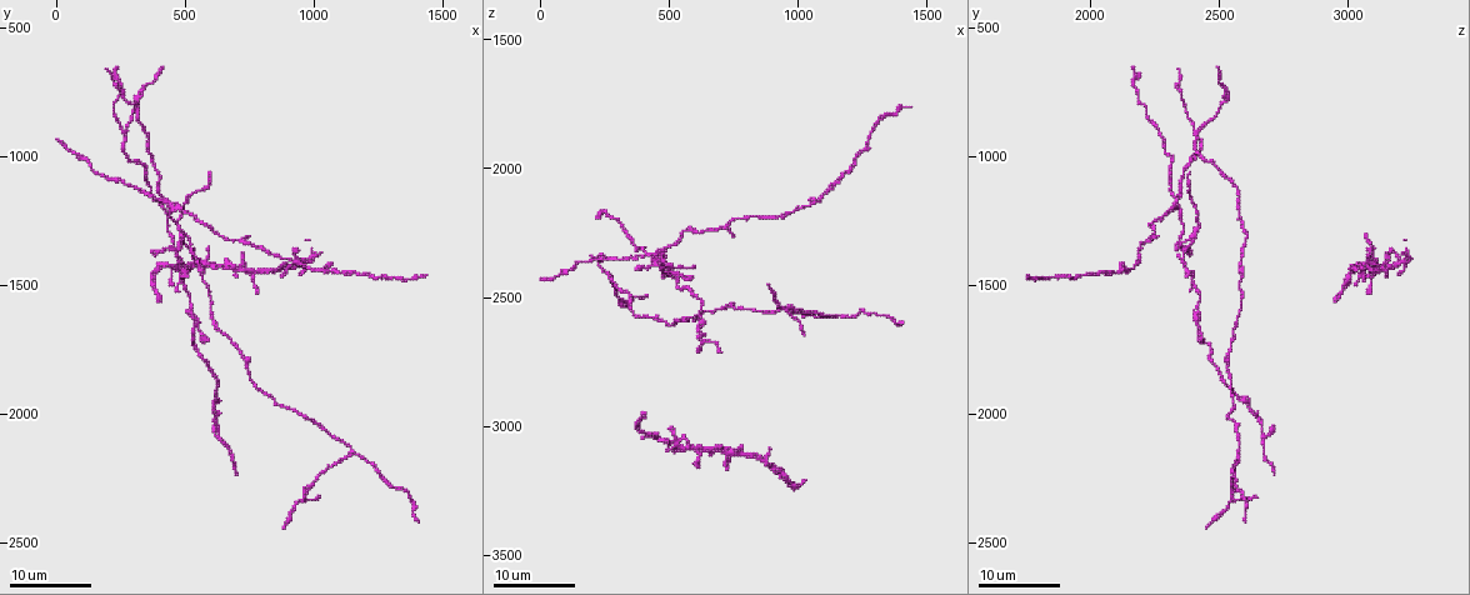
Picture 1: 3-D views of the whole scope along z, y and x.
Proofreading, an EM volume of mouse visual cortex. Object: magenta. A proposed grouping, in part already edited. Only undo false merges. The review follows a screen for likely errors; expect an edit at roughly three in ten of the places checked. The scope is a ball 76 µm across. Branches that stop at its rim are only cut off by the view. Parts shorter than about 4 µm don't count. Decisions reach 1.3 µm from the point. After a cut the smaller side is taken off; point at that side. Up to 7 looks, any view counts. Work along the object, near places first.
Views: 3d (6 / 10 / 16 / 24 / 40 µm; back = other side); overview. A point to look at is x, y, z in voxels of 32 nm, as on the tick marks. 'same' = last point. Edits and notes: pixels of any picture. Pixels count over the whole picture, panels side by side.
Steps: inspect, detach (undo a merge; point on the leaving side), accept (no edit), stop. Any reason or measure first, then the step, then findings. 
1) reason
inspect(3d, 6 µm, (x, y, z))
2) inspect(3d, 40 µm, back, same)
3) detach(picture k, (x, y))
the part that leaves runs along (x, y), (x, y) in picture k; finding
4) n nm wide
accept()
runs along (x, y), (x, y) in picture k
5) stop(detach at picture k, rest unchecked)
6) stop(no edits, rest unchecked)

inspect(3d, 16 µm, (1150, 2150, 2570))

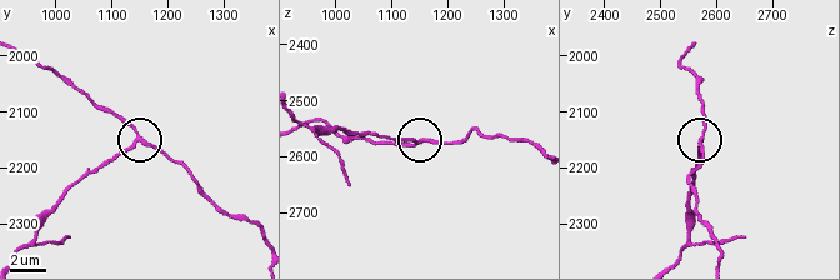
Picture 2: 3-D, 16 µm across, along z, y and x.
inspect(3d, 6 µm, (1150, 2155, 2575))

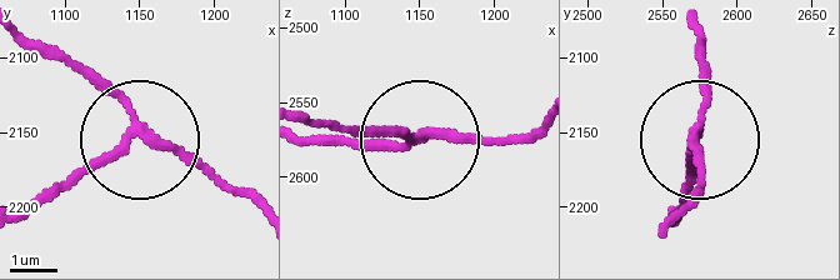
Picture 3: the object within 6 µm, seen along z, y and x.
inspect(3d, 6 µm, back, (1154, 2154, 2570))

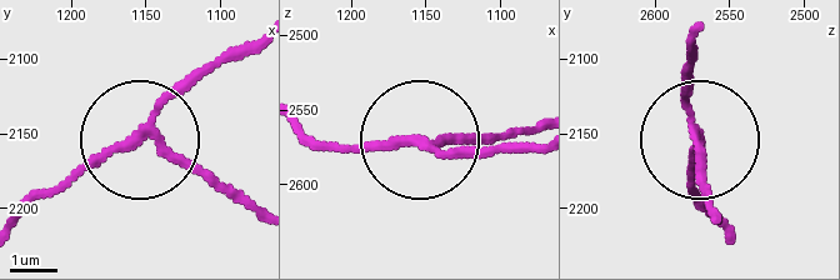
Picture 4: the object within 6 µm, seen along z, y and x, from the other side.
180 nm wide
detach(picture 4, (205, 179))
the part that leaves runs along (159, 138), (250, 198) in picture 4; a second cell is stuck on

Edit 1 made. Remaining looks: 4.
arms part here
inspect(3d, 24 µm, (270, 900, 2420))

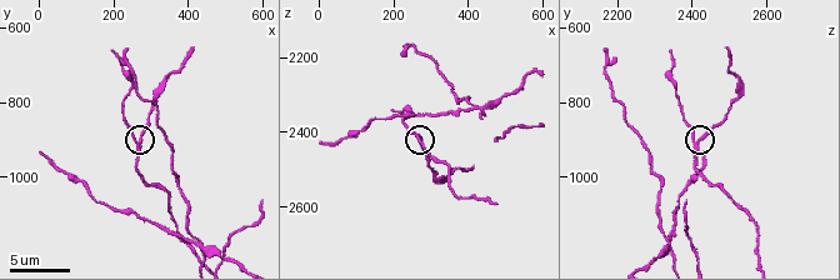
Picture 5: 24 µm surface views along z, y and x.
closer look
inspect(3d, 6 µm, (280, 900, 2420))

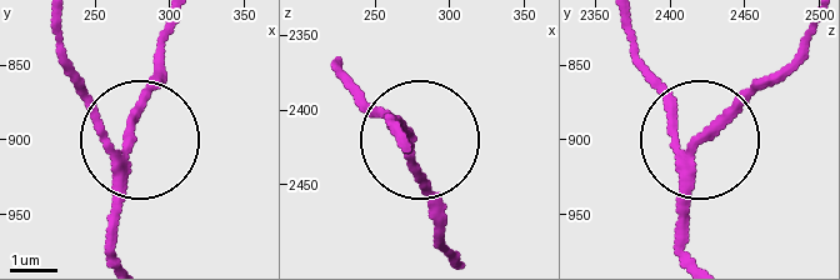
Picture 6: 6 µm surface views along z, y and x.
detach(picture 6, (130, 115))
the part that leaves runs along (128, 174), (128, 130), (171, 23) in picture 6; two cells meet here

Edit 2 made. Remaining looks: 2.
stop(detach at picture 4, detach at picture 6, rest unchecked)

